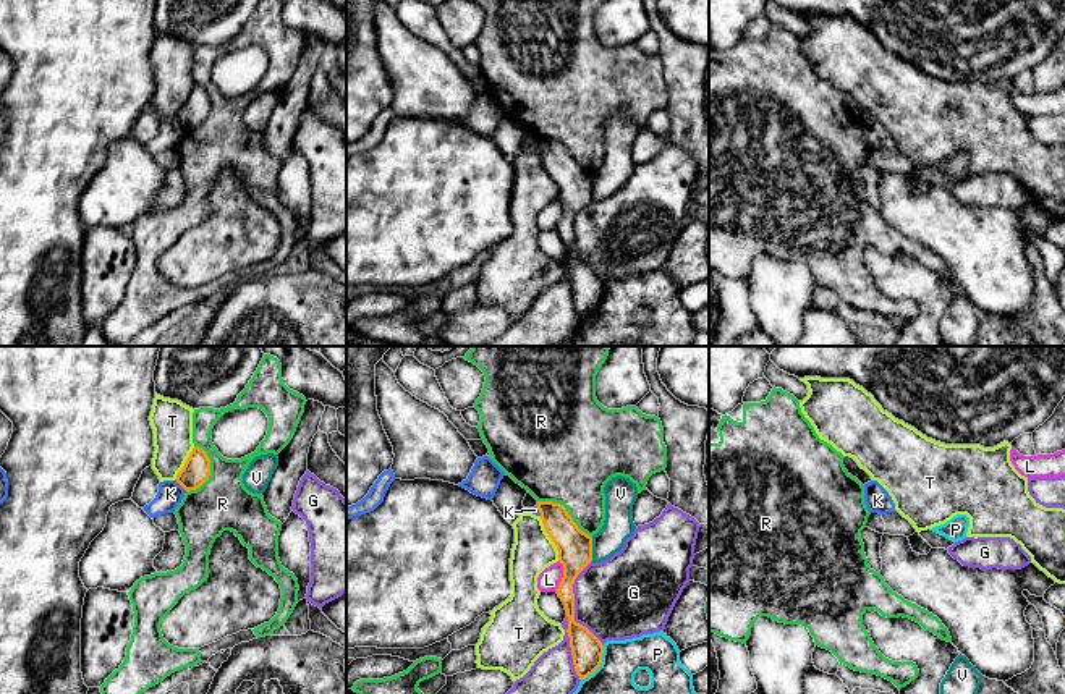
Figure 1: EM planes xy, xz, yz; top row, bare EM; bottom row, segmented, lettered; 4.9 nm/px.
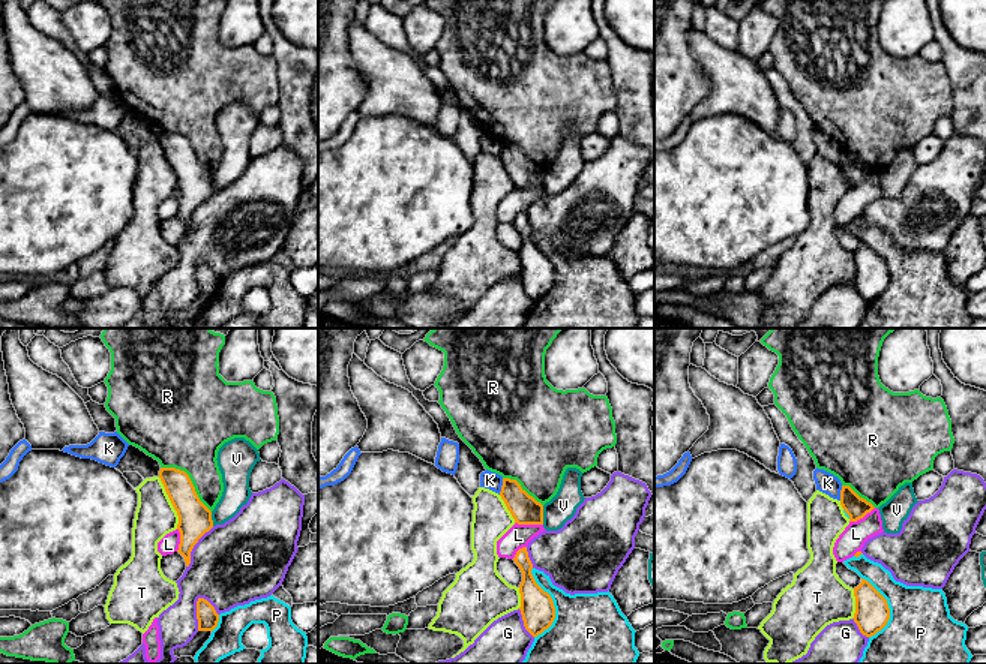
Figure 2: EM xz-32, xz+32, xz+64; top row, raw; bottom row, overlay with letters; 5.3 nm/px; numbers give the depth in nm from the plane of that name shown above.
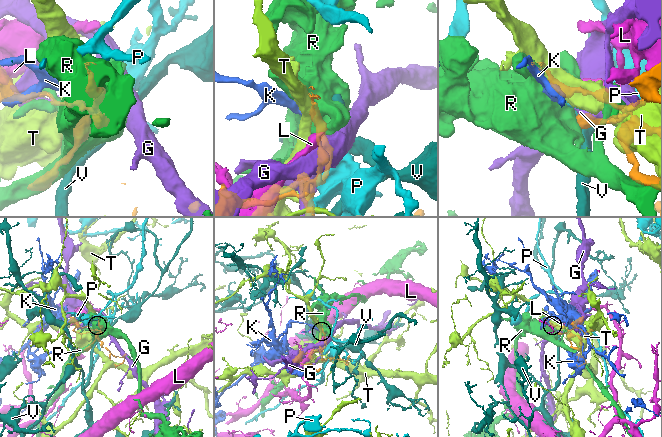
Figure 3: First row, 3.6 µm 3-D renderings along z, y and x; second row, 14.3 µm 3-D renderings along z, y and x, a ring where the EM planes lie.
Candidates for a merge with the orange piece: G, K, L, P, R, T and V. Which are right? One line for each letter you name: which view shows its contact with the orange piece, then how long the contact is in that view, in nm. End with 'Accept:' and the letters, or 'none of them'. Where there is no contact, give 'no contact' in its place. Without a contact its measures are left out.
Accept: none of them

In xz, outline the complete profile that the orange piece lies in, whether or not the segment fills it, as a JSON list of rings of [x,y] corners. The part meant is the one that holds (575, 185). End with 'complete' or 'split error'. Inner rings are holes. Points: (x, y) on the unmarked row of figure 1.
[[[537,139],[545,170],[558,188],[563,215],[557,231],[568,254],[568,275],[575,309],[579,317],[592,312],[602,301],[602,280],[583,262],[575,259],[573,222],[578,212],[592,199],[592,175],[583,170],[566,146],[554,139]]]; complete

